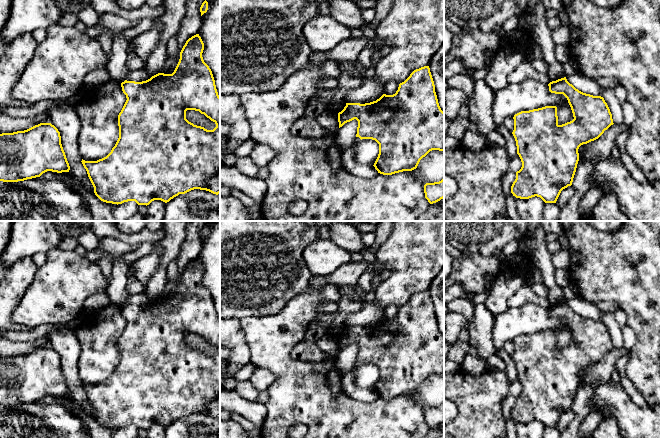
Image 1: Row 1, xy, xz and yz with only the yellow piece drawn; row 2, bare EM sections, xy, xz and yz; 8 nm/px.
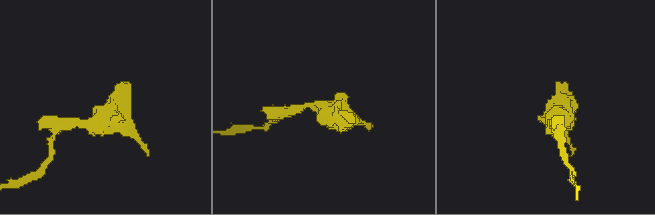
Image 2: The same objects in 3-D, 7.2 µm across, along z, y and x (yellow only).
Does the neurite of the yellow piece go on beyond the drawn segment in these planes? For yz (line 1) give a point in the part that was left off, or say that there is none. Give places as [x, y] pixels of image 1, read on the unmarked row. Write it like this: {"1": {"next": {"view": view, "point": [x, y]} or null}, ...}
{"1": {"next": null}}

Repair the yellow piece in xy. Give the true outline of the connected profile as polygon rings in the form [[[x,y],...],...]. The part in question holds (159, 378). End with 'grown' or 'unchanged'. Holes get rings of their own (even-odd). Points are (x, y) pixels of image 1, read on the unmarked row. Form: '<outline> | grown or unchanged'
[[[196,258],[186,265],[180,276],[179,286],[172,298],[158,297],[146,305],[135,306],[125,304],[121,307],[122,315],[126,319],[127,324],[118,339],[119,362],[115,370],[102,383],[97,385],[85,385],[82,383],[81,385],[94,411],[94,417],[101,425],[117,429],[128,425],[135,425],[138,429],[147,430],[154,424],[161,424],[167,427],[179,418],[185,418],[194,413],[206,414],[216,419],[220,417],[220,320],[216,313],[212,295],[203,284],[203,274],[204,267],[199,258]],[[187,334],[199,335],[213,345],[216,351],[213,354],[207,354],[204,351],[194,349],[186,343]]] | unchanged

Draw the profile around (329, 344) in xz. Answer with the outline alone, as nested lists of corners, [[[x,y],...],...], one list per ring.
[[[326,335],[317,340],[317,346],[324,352],[337,356],[339,353],[338,338]]]

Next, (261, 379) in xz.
[[[256,368],[249,381],[255,389],[257,389],[259,392],[262,392],[268,389],[274,379],[275,375],[270,371]]]

